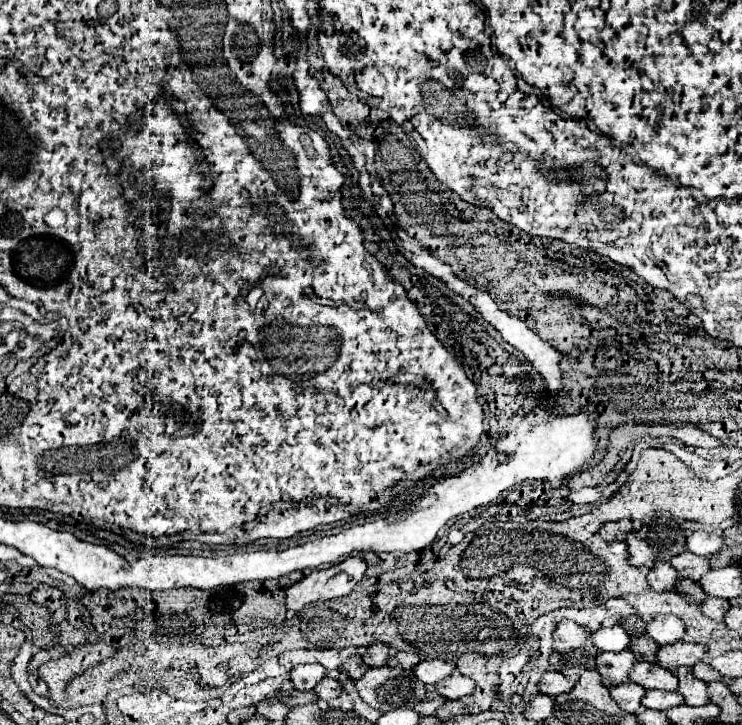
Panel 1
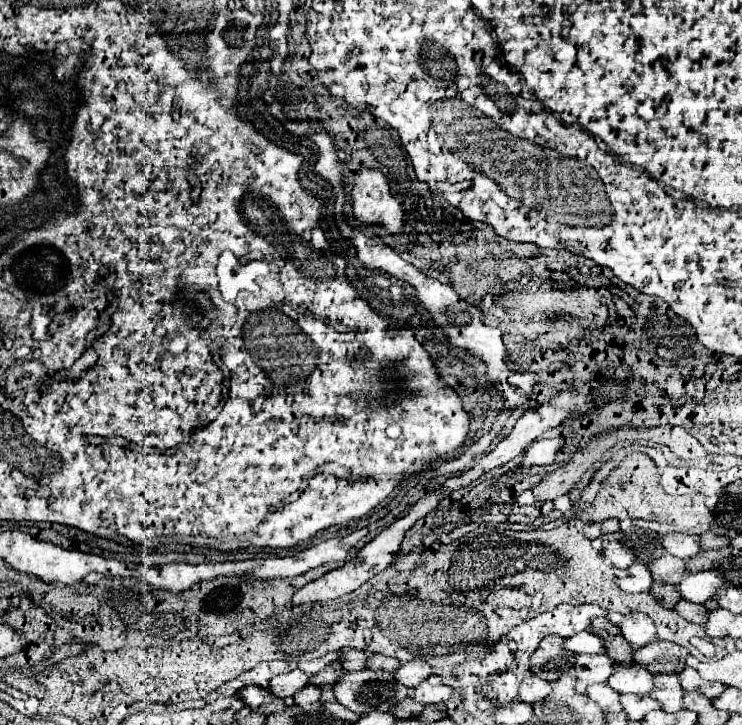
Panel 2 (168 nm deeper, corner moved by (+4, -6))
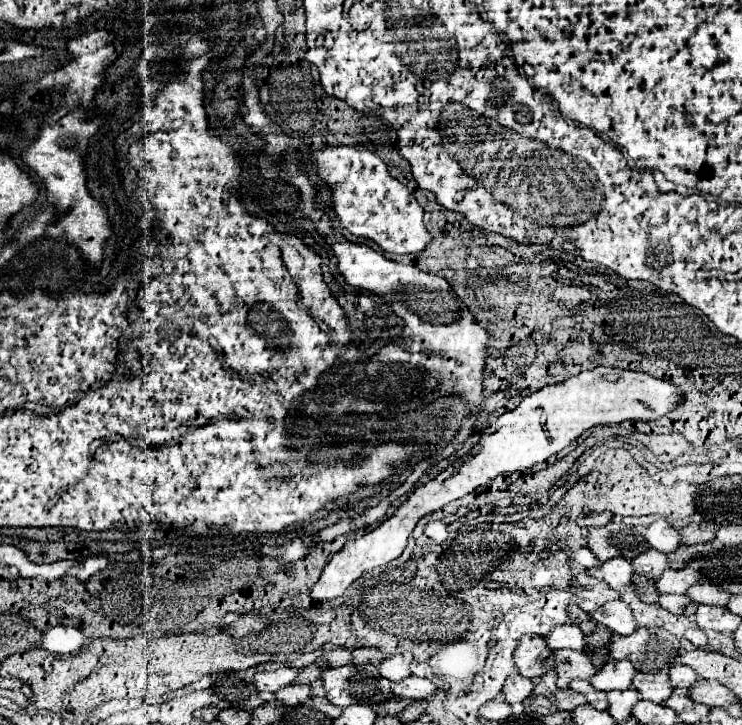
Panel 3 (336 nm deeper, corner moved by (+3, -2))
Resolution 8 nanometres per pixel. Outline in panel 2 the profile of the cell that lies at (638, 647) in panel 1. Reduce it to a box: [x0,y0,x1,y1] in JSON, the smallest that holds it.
[604,635,634,667]

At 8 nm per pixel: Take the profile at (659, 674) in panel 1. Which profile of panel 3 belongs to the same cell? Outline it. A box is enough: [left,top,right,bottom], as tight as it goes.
[591,659,635,691]

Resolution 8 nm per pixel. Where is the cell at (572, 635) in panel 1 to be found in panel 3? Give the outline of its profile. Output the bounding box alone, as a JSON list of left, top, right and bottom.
[515,635,555,679]

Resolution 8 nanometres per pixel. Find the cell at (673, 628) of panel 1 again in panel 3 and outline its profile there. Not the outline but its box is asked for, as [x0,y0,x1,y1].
[589,601,639,635]

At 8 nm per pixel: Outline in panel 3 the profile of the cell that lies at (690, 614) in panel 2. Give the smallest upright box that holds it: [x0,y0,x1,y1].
[659,595,691,615]

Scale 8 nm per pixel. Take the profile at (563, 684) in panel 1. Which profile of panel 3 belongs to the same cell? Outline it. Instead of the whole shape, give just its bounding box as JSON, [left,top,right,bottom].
[503,675,533,703]

